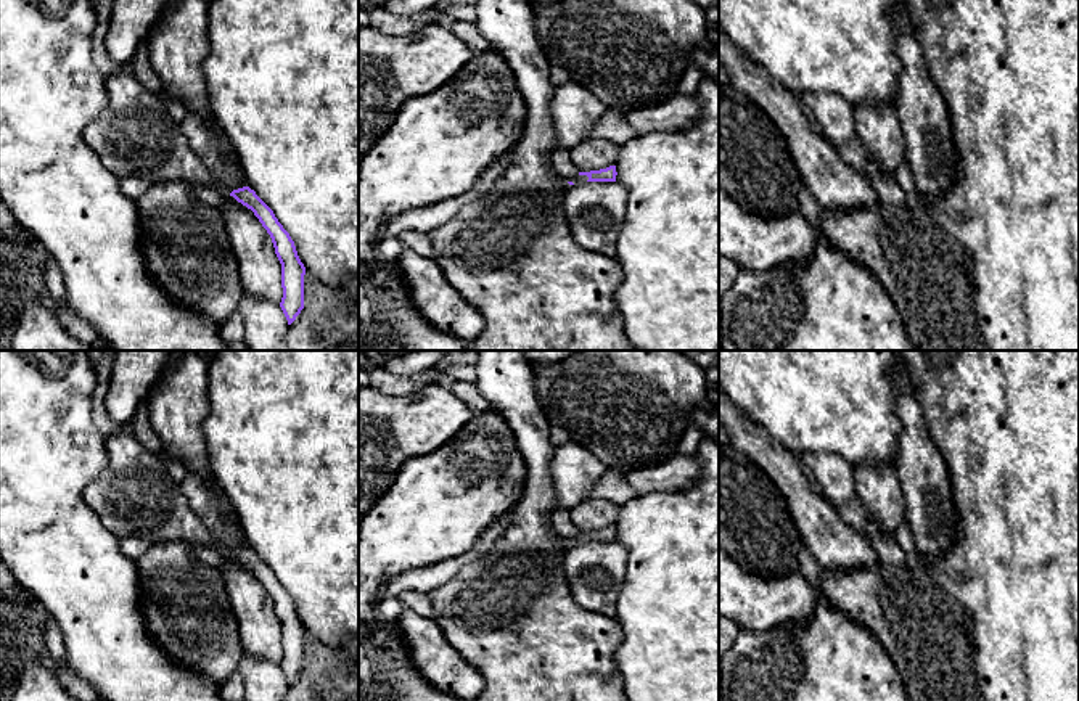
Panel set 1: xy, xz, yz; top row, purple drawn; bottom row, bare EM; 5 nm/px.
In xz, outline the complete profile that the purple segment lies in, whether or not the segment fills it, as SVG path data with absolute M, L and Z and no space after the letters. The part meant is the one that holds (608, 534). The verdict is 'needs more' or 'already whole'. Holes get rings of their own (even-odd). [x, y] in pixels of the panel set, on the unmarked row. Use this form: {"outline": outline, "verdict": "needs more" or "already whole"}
{"outline": "M609 526L600 531L579 532L576 539L564 537L569 545L584 543L584 542L616 542L616 526Z", "verdict": "needs more"}

